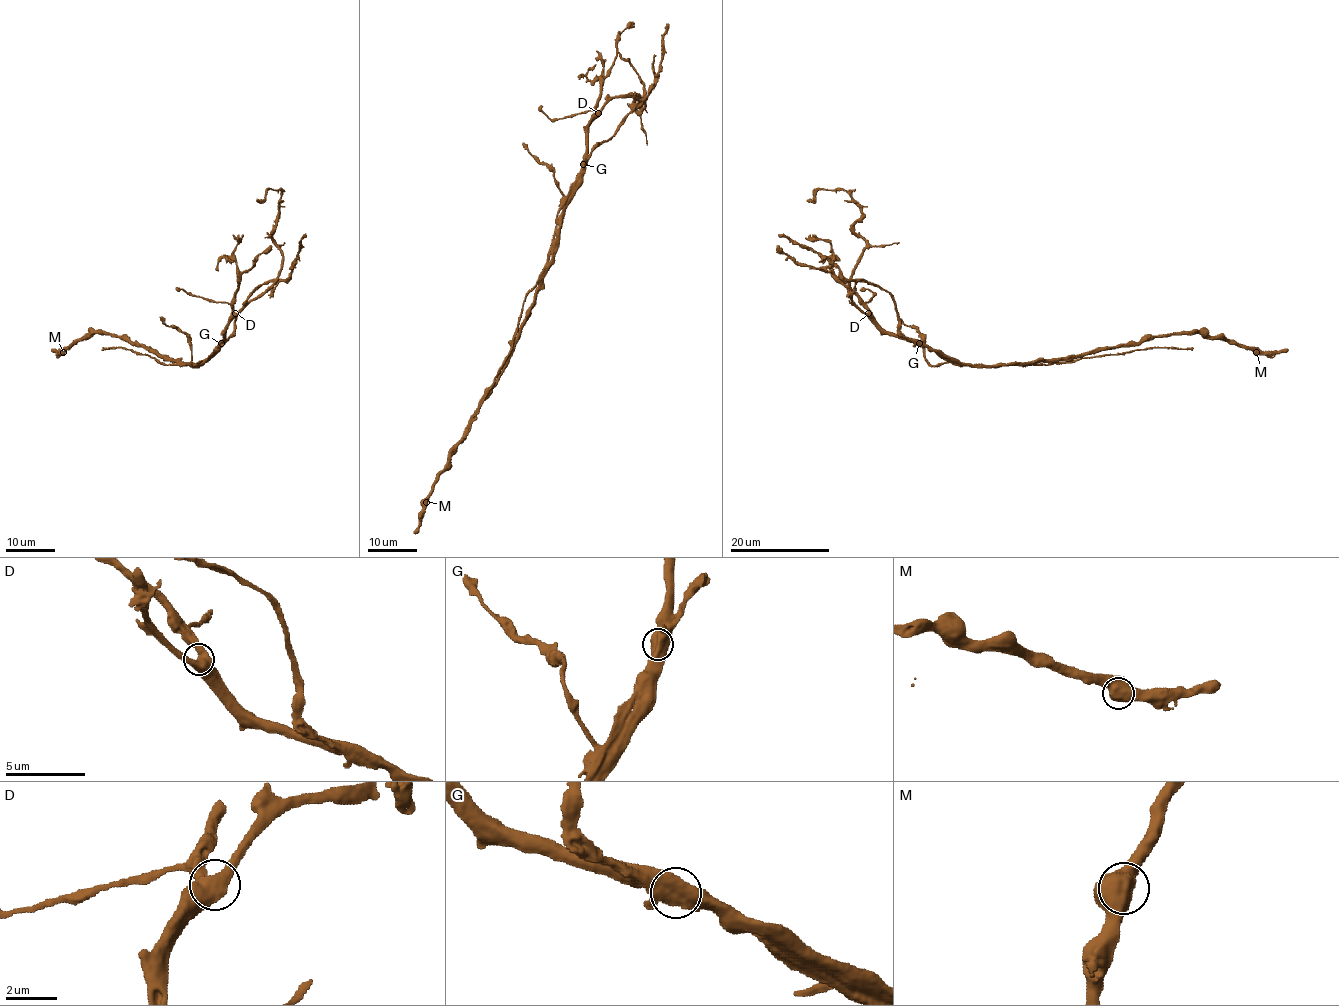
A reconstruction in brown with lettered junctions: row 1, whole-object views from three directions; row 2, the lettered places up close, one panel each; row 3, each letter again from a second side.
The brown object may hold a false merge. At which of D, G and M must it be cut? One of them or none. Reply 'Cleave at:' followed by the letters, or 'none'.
Cleave at: G

